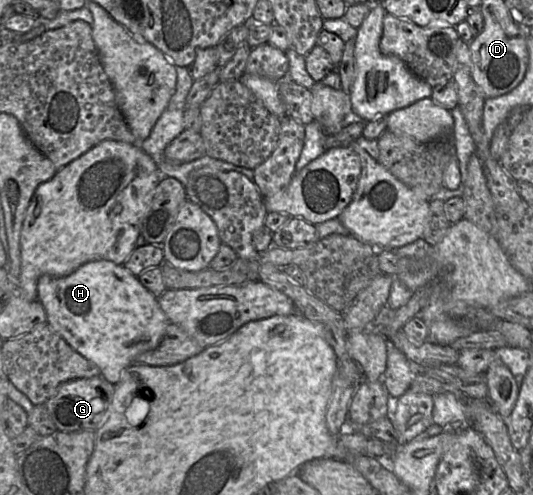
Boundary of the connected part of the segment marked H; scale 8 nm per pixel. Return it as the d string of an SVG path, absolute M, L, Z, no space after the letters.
M109 260L84 263L67 276L42 275L37 283L37 299L47 314L47 323L59 333L80 355L94 363L109 383L117 384L122 371L135 363L136 357L155 349L161 342L169 321L156 298L146 289L139 278L124 265Z

